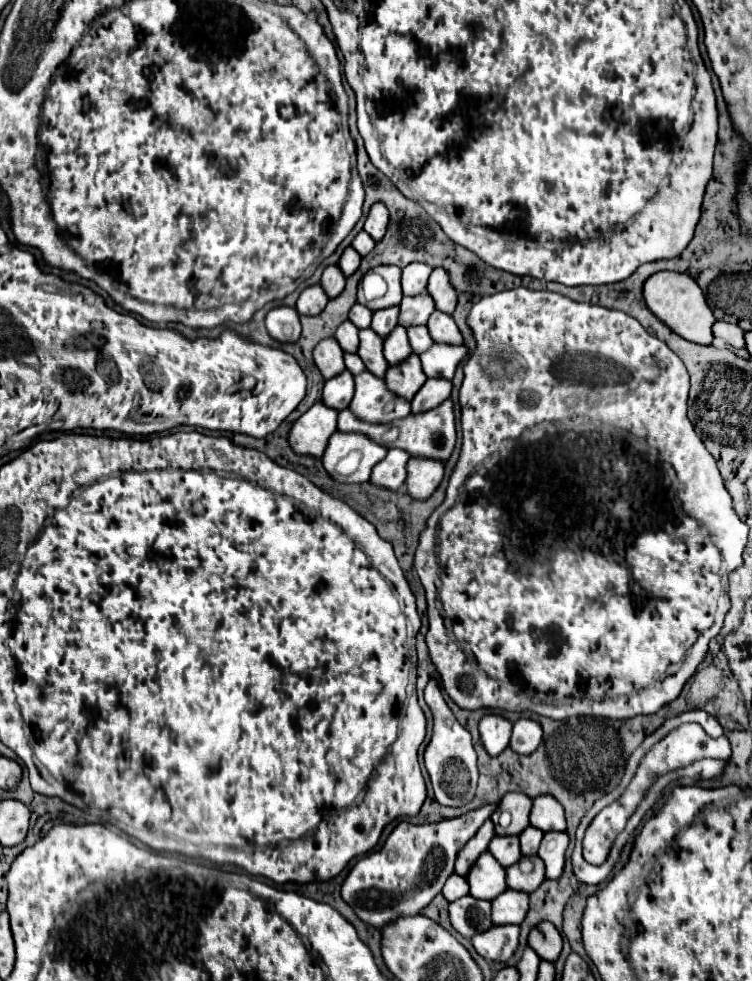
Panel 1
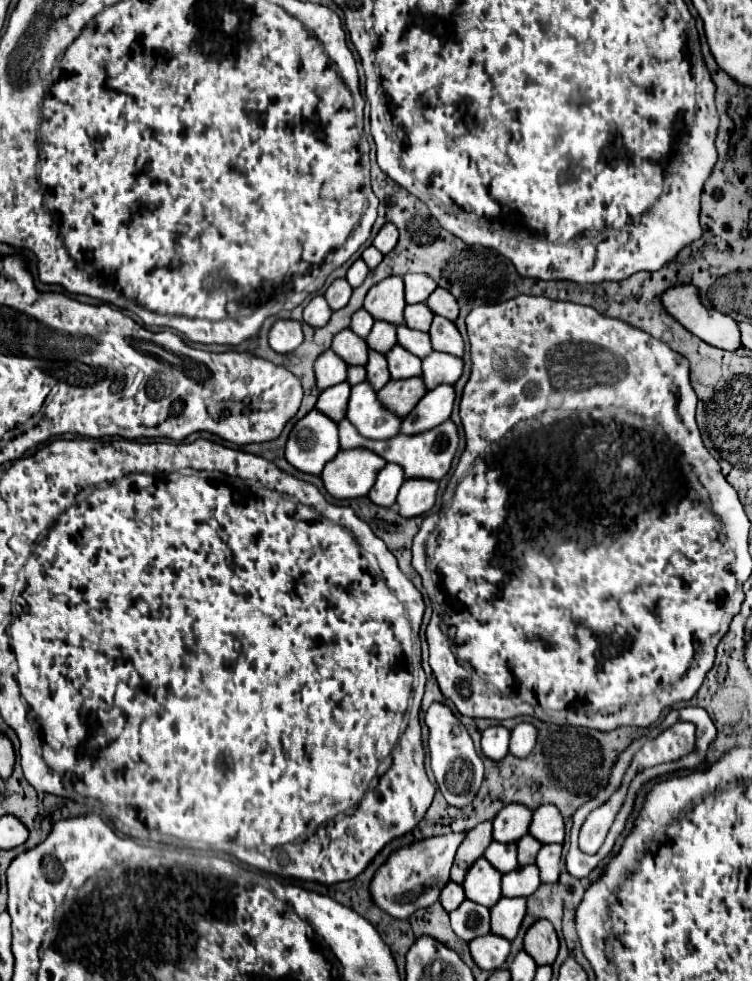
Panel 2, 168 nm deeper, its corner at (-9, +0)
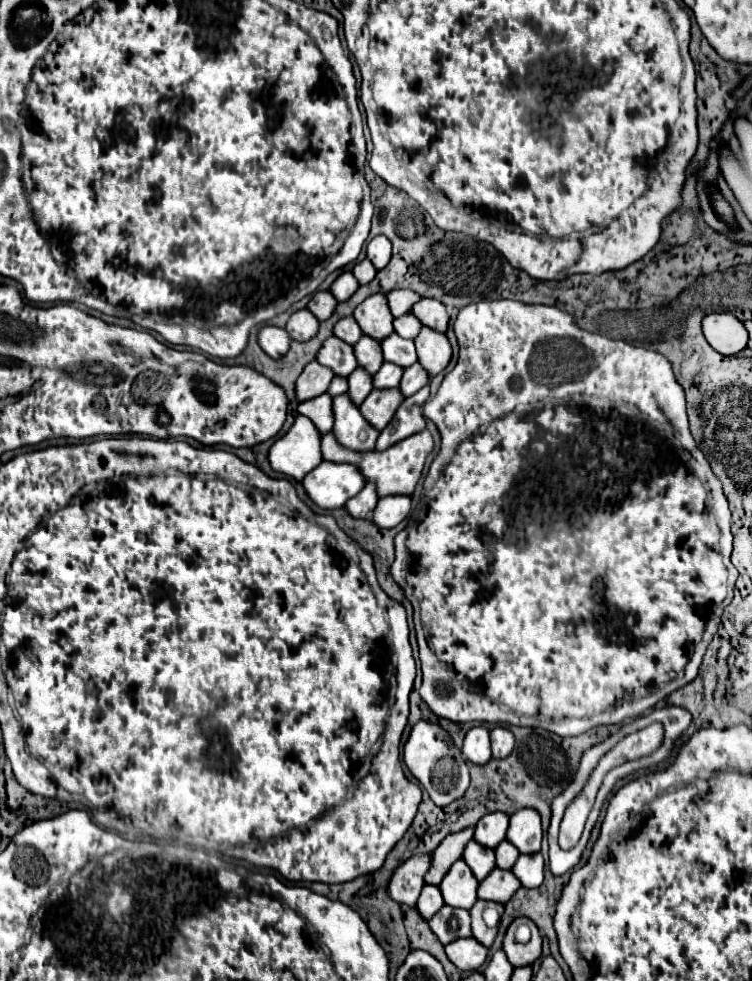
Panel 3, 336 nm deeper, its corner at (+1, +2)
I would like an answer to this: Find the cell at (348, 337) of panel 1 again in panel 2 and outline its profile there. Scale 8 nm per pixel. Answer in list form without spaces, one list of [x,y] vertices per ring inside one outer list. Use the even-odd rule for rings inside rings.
[[[343,329],[333,337],[331,349],[347,363],[347,365],[365,365],[369,347],[365,339],[357,337],[351,329]]]

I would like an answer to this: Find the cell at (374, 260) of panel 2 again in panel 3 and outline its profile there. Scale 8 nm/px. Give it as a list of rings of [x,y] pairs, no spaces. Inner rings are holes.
[[[363,259],[363,261],[359,261],[359,263],[355,263],[355,267],[353,267],[353,275],[357,277],[357,281],[363,285],[363,283],[369,283],[373,277],[375,277],[375,273],[377,273],[377,269],[373,267],[373,263],[369,261],[369,259]]]

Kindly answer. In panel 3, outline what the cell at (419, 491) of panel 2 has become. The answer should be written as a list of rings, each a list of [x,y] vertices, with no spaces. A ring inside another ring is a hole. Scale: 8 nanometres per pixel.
[[[389,495],[385,499],[379,499],[373,521],[385,529],[391,529],[399,525],[411,511],[411,497],[409,495]]]

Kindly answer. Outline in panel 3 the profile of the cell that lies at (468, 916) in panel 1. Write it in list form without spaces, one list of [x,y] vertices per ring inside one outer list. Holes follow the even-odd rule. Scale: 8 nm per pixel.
[[[443,905],[439,909],[439,913],[435,913],[429,919],[429,925],[443,945],[471,935],[469,911],[459,909],[459,907],[451,907],[451,905]]]

